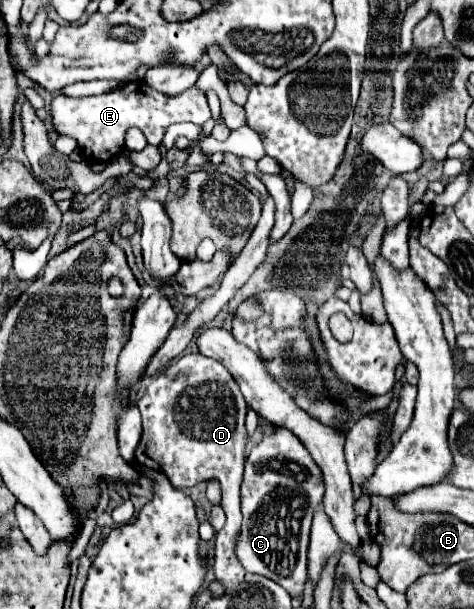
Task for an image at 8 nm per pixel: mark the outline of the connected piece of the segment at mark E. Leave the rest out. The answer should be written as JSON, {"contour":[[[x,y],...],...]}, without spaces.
{"contour":[[[136,80],[100,96],[68,98],[64,94],[56,94],[50,104],[50,118],[52,128],[58,134],[70,136],[78,142],[78,150],[84,154],[84,158],[94,162],[110,162],[124,148],[124,134],[128,128],[140,128],[146,134],[148,144],[156,146],[162,142],[170,124],[204,124],[210,118],[210,108],[206,106],[206,96],[196,88],[188,88],[178,96],[166,96],[150,88],[144,80]]]}

